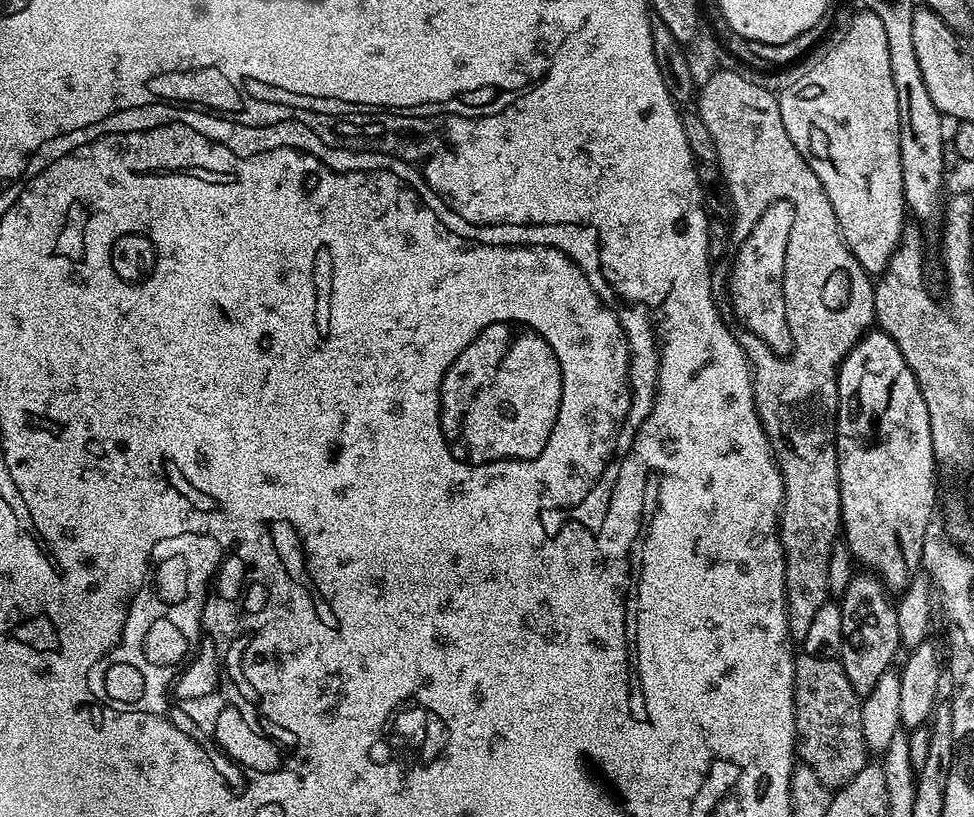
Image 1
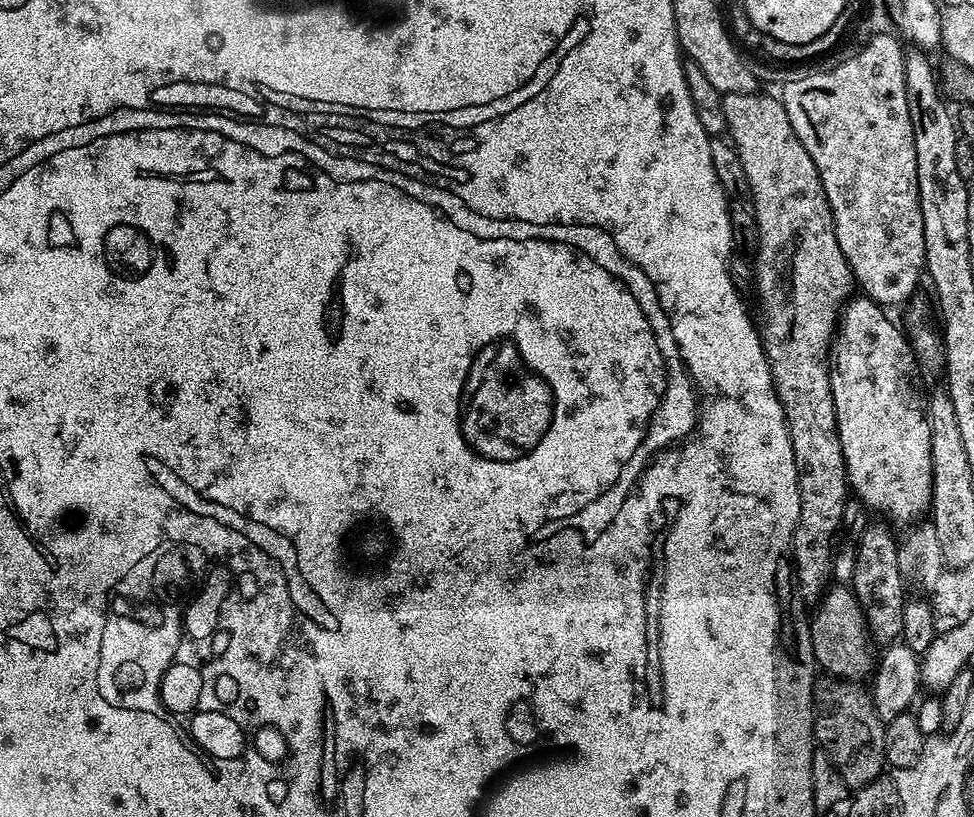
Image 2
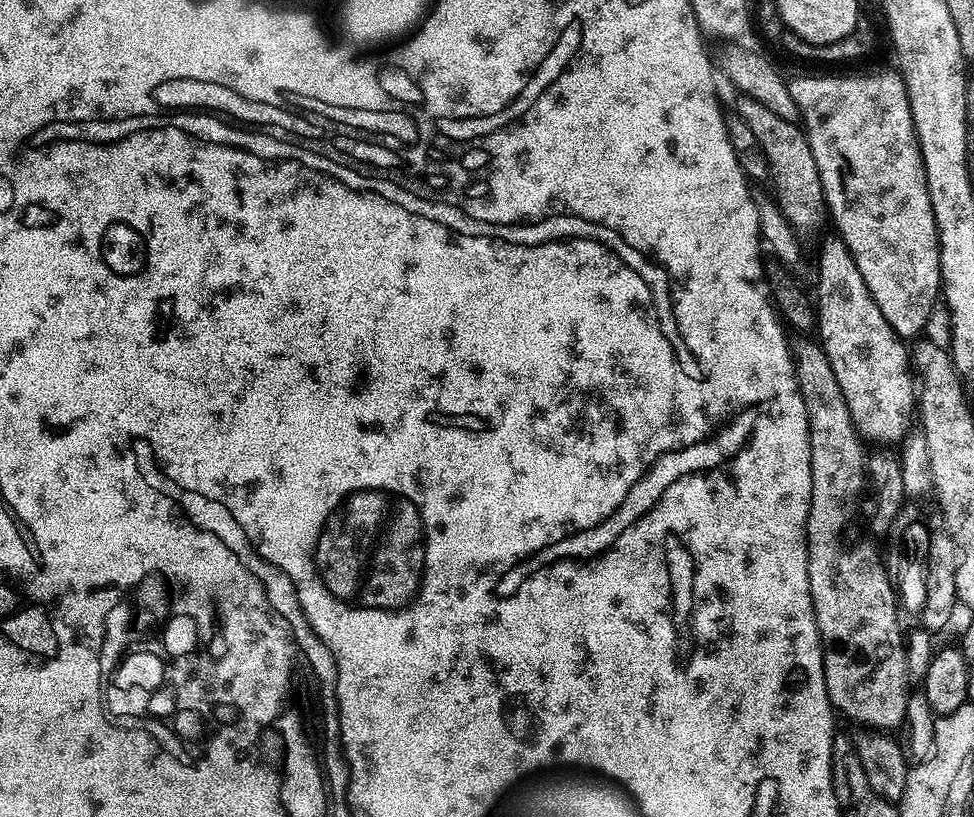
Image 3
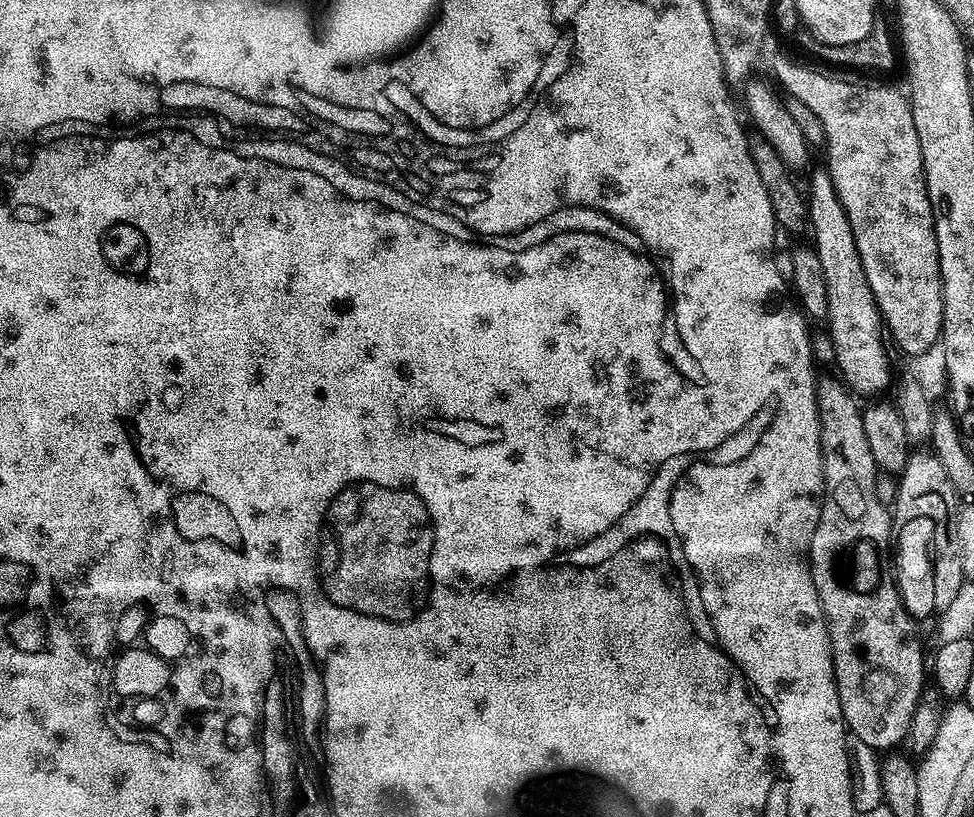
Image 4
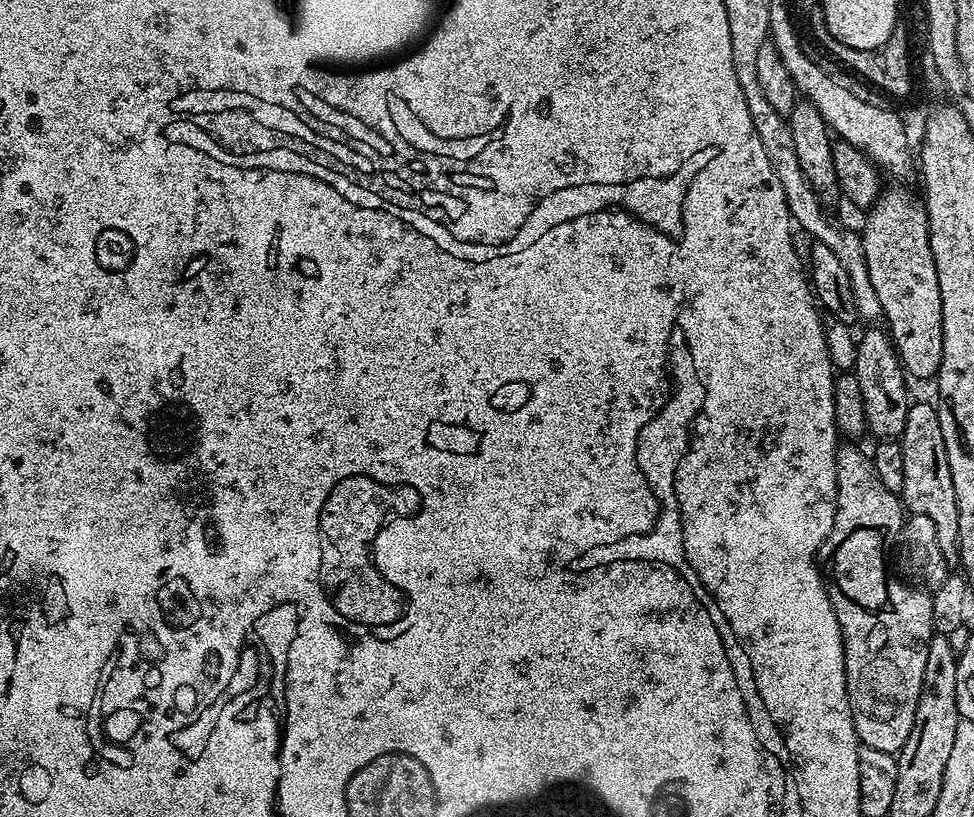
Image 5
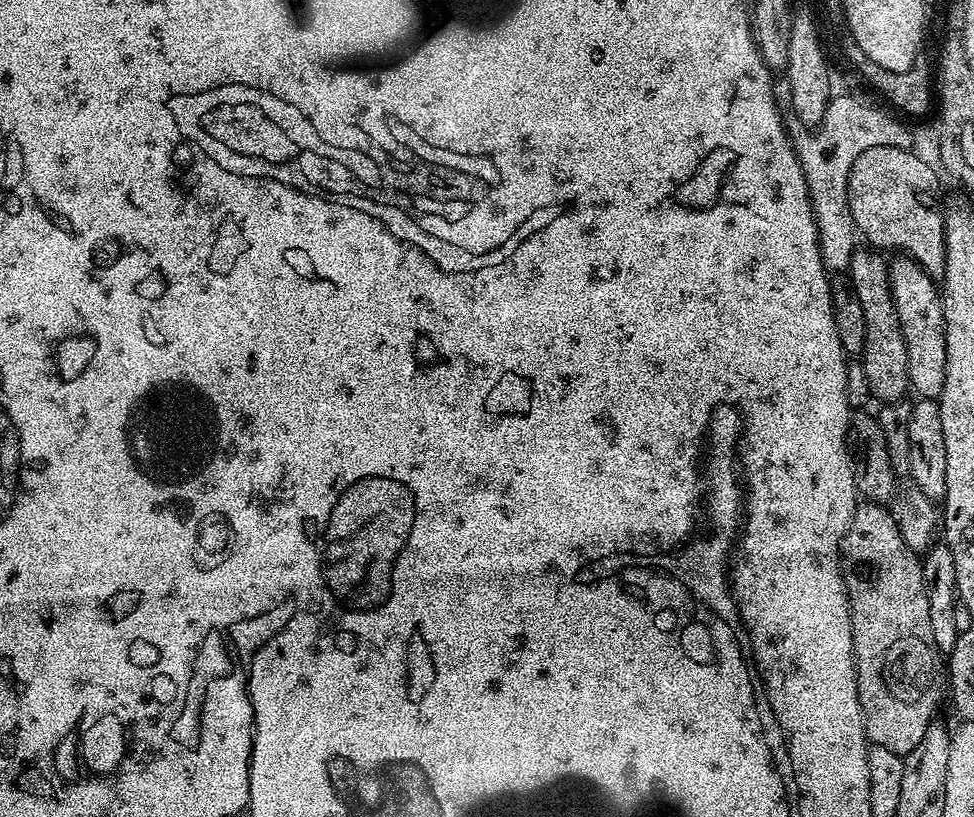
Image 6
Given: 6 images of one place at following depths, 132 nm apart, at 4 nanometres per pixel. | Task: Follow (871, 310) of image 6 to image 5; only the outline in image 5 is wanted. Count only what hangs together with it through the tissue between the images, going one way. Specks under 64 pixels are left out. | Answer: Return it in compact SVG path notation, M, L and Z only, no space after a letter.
M868 326L863 330L865 332L859 333L857 343L855 391L862 398L862 406L866 410L867 431L873 432L877 441L895 440L902 436L903 428L906 426L910 384L896 347L892 345L892 337L887 331L880 326Z

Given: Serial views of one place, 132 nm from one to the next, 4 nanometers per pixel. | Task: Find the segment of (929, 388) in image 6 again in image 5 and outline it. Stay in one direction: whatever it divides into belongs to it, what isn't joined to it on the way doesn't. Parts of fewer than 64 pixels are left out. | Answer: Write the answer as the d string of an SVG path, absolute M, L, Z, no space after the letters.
M885 187L871 208L867 209L862 227L862 246L866 254L866 267L870 270L870 283L882 302L883 323L892 337L892 345L900 356L905 373L917 380L930 380L942 366L942 294L938 286L938 270L934 266L934 254L930 250L928 210L912 192L904 188Z

